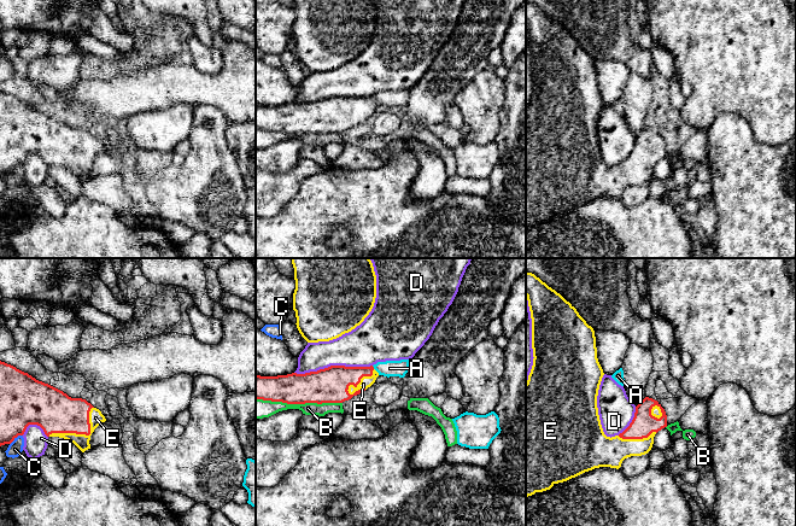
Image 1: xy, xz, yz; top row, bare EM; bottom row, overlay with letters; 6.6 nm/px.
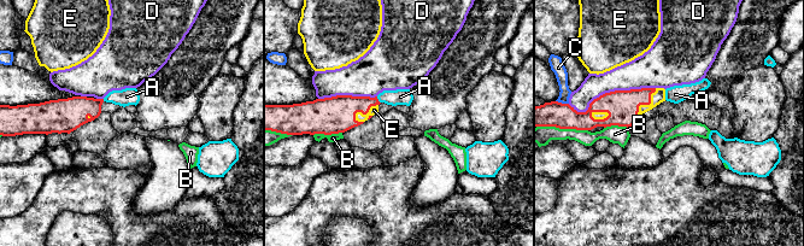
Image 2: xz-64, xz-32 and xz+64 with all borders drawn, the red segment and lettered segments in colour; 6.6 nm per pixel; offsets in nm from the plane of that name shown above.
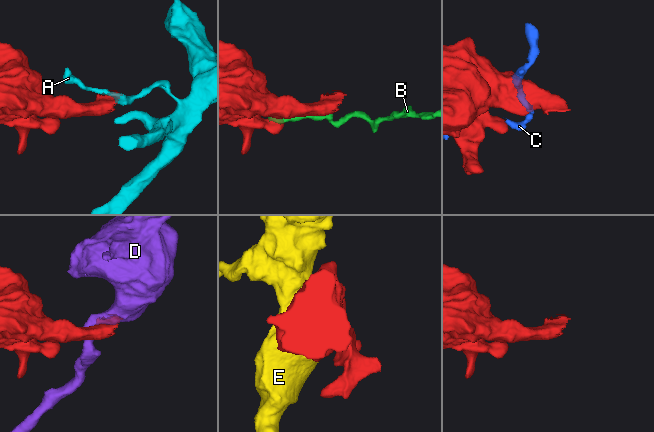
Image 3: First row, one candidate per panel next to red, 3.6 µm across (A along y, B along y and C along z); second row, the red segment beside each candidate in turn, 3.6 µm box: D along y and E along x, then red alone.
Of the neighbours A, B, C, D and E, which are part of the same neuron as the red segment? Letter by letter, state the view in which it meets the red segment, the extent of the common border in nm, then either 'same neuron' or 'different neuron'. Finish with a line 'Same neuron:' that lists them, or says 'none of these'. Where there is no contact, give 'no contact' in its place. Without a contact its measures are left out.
A: contact in xz; length 30 nm; different neuron
B: contact in xz; length 600 nm; different neuron
C: contact in xy; length 110 nm; different neuron
D: contact in xz; length 500 nm; different neuron
E: contact in xy; length 360 nm; same neuron
Same neuron: E

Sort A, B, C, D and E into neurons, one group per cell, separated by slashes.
A / B / C / D / E

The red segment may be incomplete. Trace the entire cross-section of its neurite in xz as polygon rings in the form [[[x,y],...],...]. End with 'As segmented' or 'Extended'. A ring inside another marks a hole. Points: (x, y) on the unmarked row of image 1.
[[[330,95],[305,104],[256,105],[256,129],[287,134],[343,133],[364,122],[377,106],[373,95]]]. Extended

